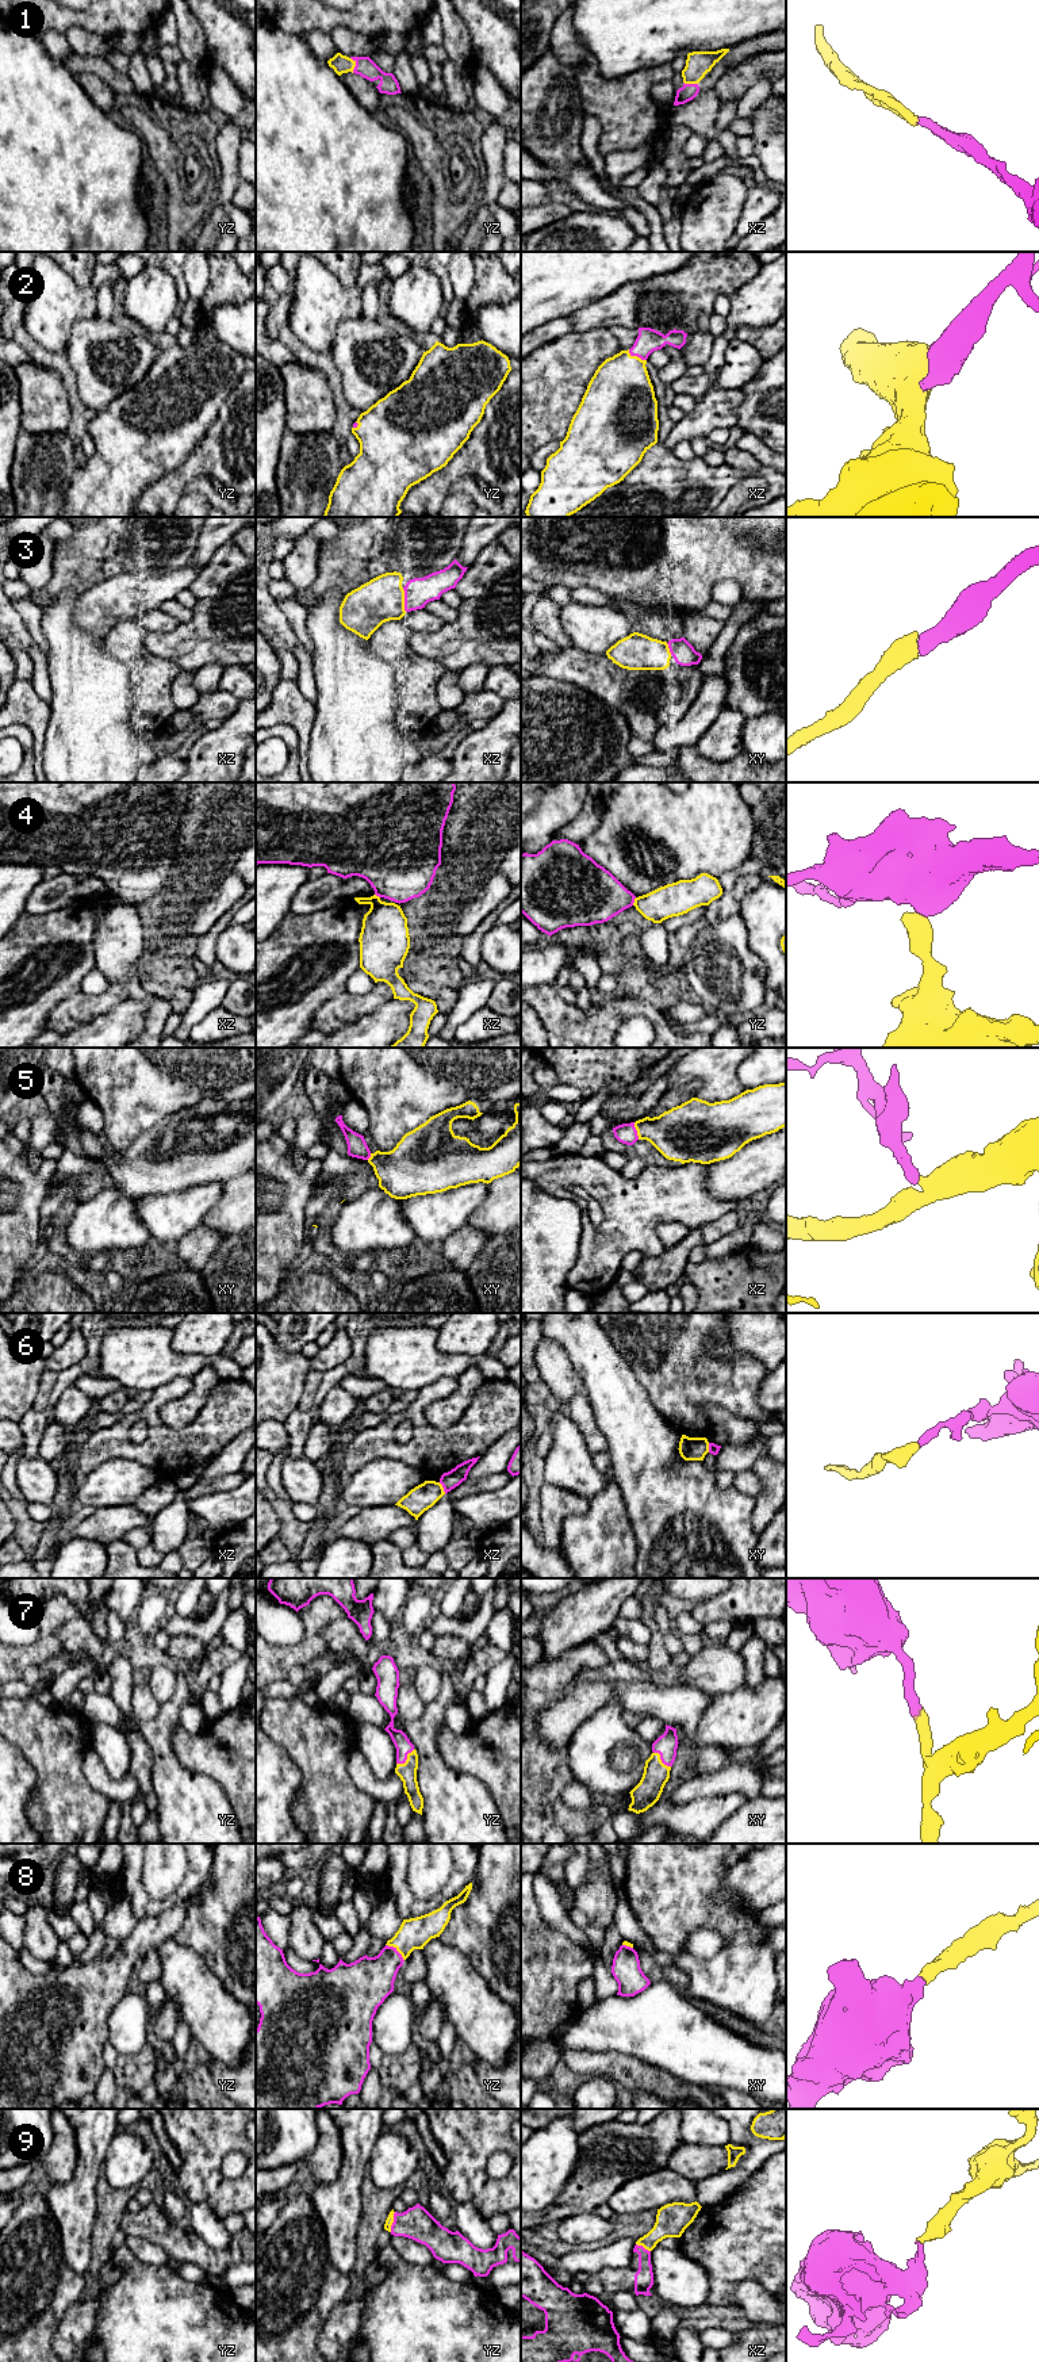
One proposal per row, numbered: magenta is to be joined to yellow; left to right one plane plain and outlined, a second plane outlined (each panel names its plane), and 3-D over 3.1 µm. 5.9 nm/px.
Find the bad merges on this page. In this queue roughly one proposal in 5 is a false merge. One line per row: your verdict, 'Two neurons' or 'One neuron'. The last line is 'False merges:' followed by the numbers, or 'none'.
1: One neuron
2: One neuron
3: One neuron
4: Two neurons
5: One neuron
6: Two neurons
7: One neuron
8: One neuron
9: One neuron
False merges: 4, 6

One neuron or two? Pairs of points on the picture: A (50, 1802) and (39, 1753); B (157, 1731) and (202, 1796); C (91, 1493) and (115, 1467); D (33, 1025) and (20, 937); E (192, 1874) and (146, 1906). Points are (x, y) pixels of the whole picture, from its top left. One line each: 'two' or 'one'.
A: one
B: one
C: one
D: one
E: one

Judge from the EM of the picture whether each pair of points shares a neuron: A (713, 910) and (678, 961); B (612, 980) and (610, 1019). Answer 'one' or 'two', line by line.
A: one
B: two

